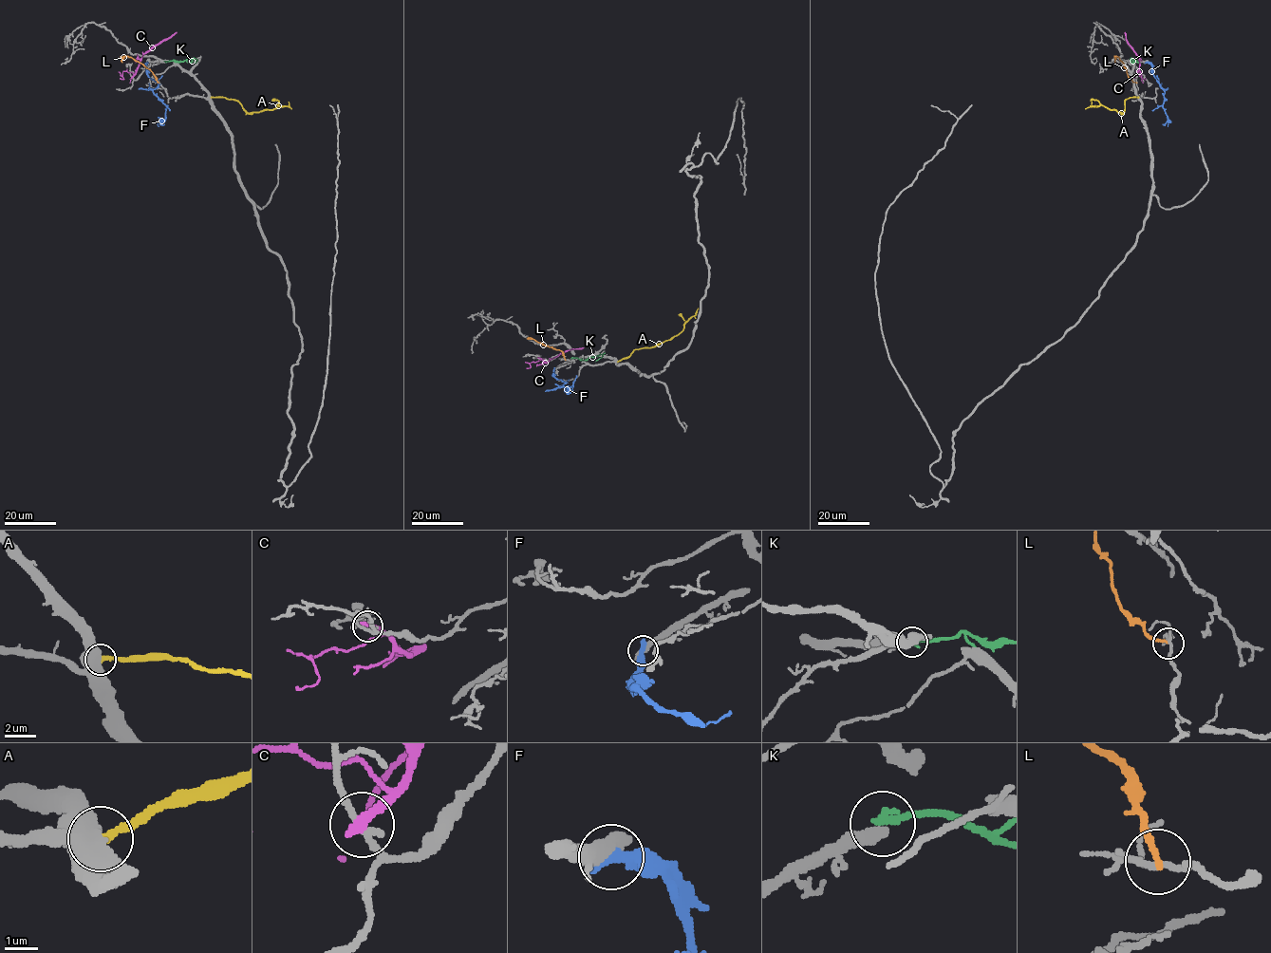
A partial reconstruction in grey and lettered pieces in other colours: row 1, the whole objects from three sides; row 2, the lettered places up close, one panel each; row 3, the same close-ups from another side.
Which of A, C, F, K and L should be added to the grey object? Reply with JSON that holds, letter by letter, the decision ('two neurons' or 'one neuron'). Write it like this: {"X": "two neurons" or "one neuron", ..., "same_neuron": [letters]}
{"A": "two neurons", "C": "two neurons", "F": "two neurons", "K": "two neurons", "L": "two neurons", "same_neuron": []}

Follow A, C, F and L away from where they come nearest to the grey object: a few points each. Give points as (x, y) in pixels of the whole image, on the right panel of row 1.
A: (1138, 97), (1127, 99), (1123, 113), (1101, 105), (1085, 108)
C: (1135, 77), (1139, 59), (1127, 41), (1125, 32)
F: (1146, 62), (1151, 65), (1152, 73), (1164, 90), (1163, 106), (1168, 126)
L: (1136, 83), (1127, 74), (1119, 58), (1115, 57), (1114, 63)

